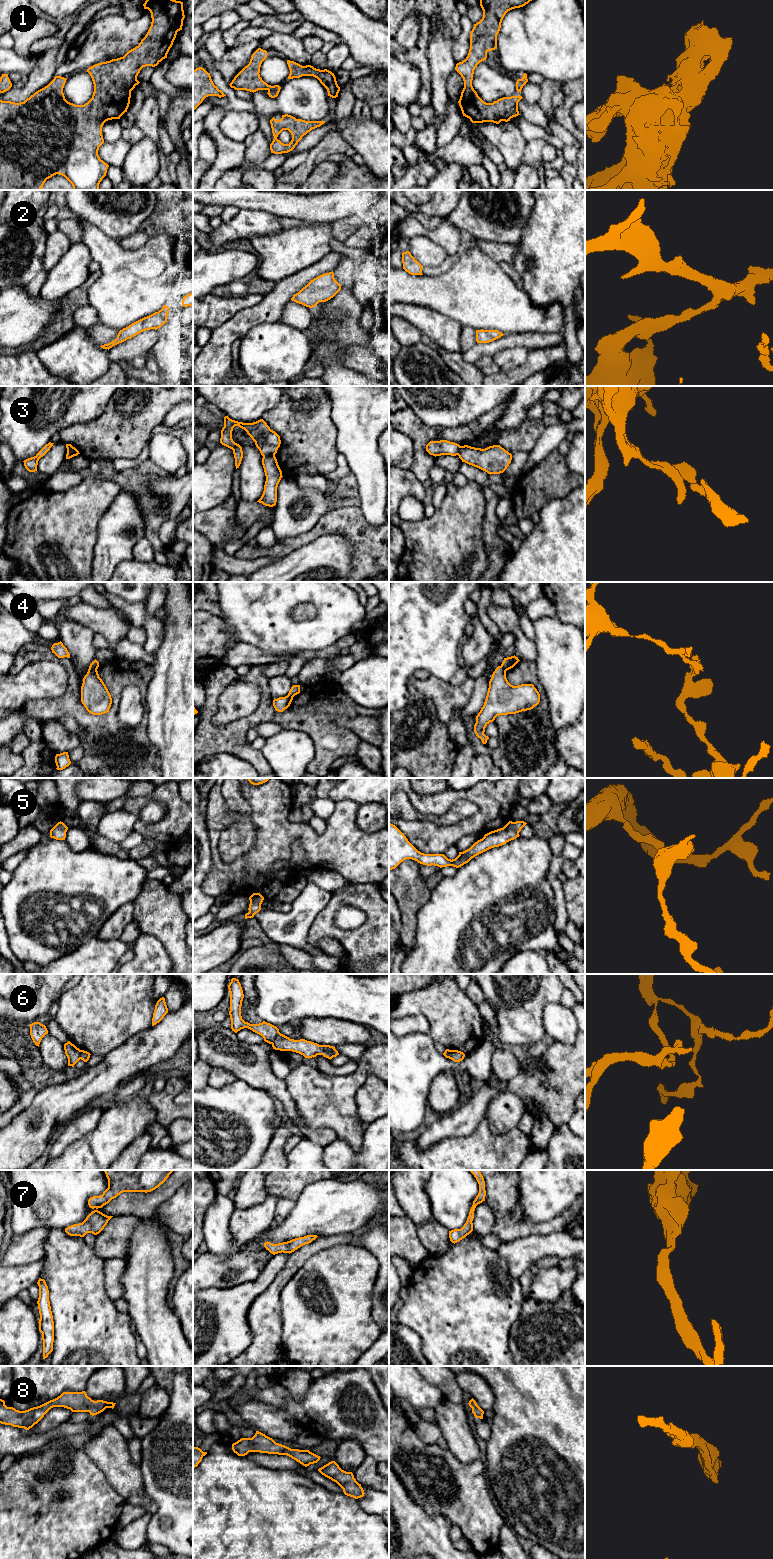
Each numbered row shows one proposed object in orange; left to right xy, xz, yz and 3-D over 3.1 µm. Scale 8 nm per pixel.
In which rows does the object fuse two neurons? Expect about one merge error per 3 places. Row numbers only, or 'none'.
3, 4, 6

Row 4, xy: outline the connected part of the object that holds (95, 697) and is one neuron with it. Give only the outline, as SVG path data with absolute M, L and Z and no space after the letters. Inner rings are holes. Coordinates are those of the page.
M97 669L88 671L83 678L81 702L86 710L93 715L109 712L112 698L106 685L99 677Z

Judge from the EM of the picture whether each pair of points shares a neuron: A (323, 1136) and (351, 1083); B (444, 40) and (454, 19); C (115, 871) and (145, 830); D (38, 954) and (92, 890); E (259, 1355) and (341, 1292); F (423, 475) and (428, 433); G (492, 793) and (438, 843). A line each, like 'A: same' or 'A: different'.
A: different
B: different
C: different
D: same
E: different
F: same
G: same

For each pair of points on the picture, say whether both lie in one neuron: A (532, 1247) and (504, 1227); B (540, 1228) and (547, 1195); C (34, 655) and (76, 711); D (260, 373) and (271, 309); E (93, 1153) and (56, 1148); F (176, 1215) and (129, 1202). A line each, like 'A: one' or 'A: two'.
A: two
B: two
C: one
D: two
E: two
F: two

